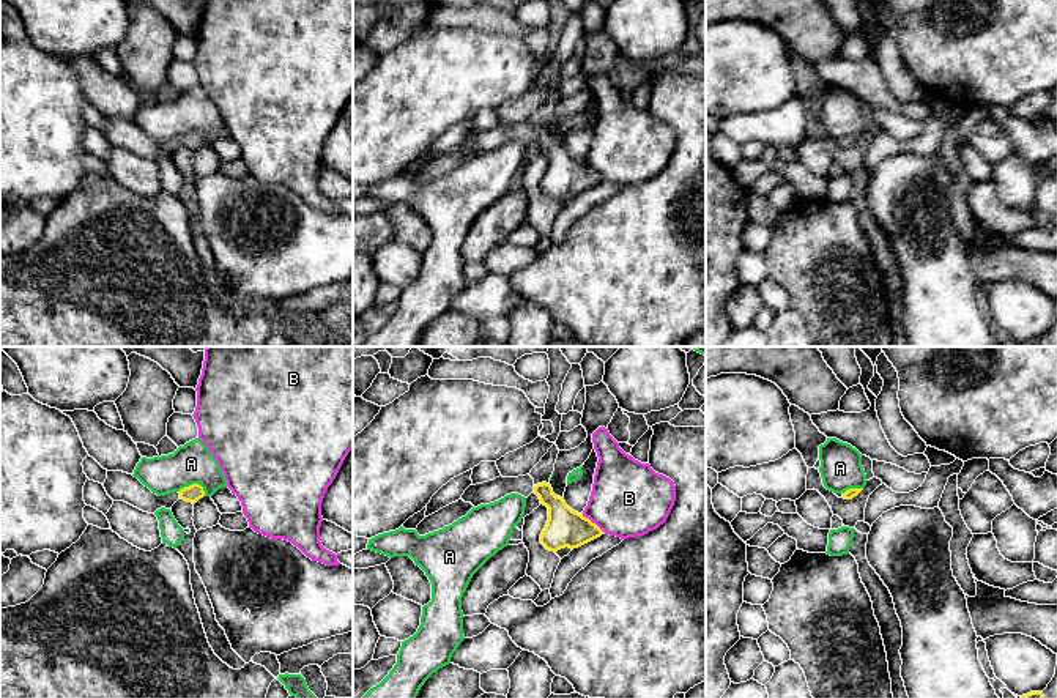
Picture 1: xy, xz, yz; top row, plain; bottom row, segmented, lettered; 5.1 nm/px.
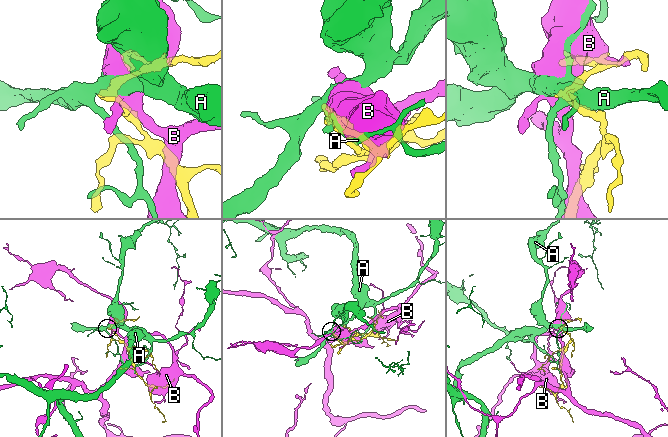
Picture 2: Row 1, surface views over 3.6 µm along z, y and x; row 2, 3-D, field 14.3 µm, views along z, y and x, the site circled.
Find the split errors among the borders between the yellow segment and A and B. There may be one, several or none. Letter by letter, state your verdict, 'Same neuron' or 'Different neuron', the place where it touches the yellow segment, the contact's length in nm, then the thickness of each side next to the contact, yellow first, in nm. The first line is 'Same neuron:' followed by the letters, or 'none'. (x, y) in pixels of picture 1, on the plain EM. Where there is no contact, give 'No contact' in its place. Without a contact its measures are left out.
Same neuron: none
A: Different neuron. Touches yellow at xy (194, 131). Shared border 150 nm. Thickness 90 nm (yellow) against 200 nm
B: Different neuron. Touches yellow at xz (591, 169). Shared border 150 nm. Thickness 190 nm (yellow) against 380 nm

